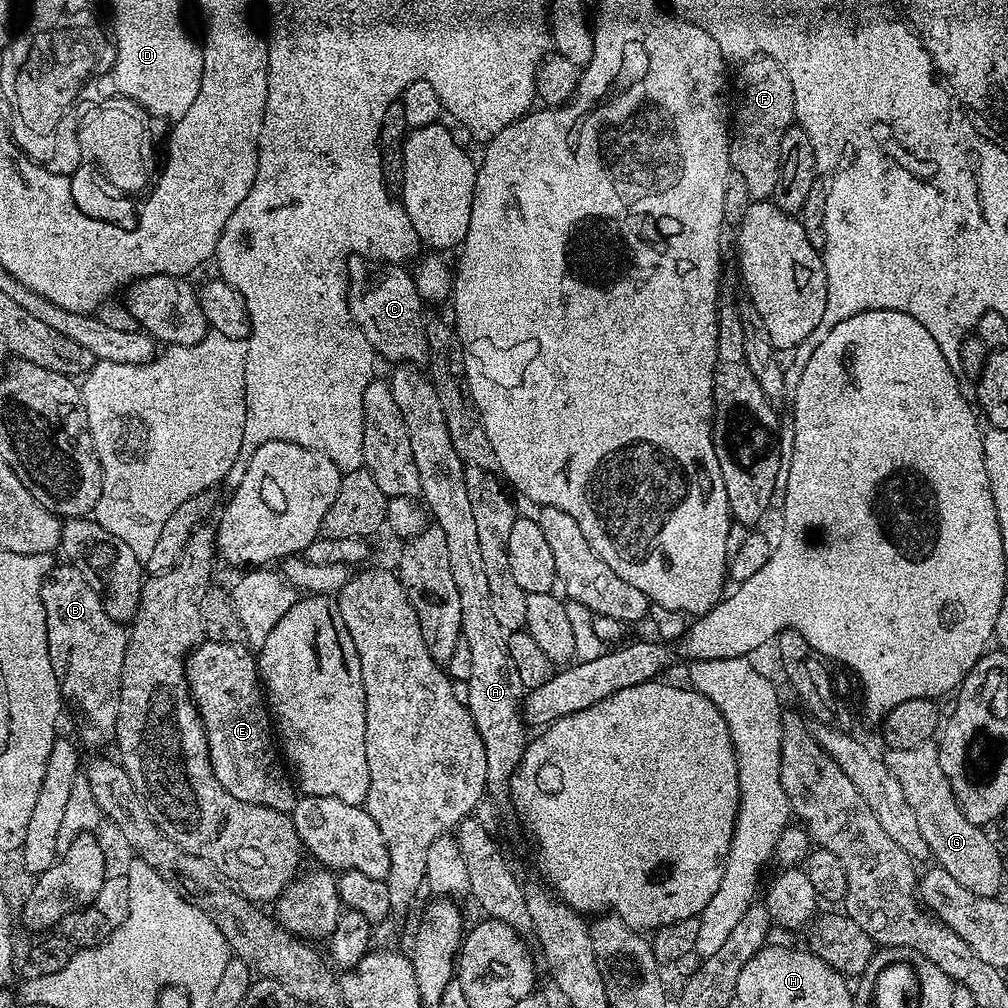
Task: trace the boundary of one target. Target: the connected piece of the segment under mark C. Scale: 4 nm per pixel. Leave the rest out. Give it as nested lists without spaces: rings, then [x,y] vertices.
[[[353,256],[348,261],[348,309],[352,321],[366,334],[366,342],[370,342],[377,357],[384,359],[385,356],[400,364],[423,365],[428,359],[426,304],[416,293],[411,271],[399,264],[387,265],[368,292],[368,264],[363,256]]]

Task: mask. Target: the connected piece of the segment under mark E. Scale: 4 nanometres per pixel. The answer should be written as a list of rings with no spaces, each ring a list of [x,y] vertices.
[[[205,639],[188,655],[184,673],[192,691],[192,701],[204,723],[208,757],[218,782],[222,782],[238,802],[291,813],[298,792],[274,739],[274,720],[266,703],[257,657],[247,647]]]

